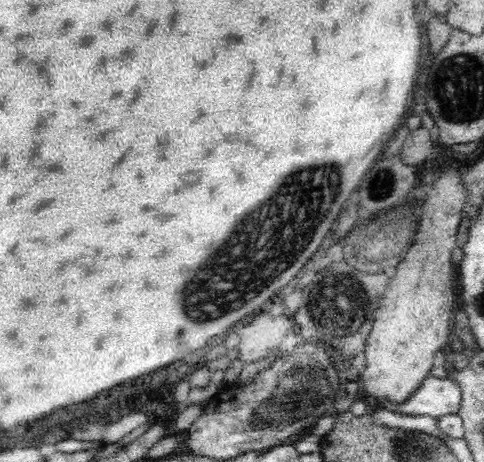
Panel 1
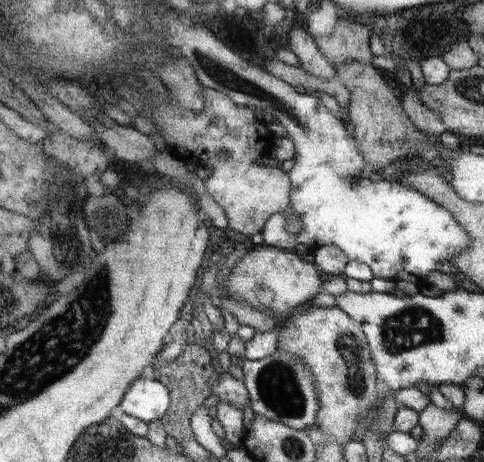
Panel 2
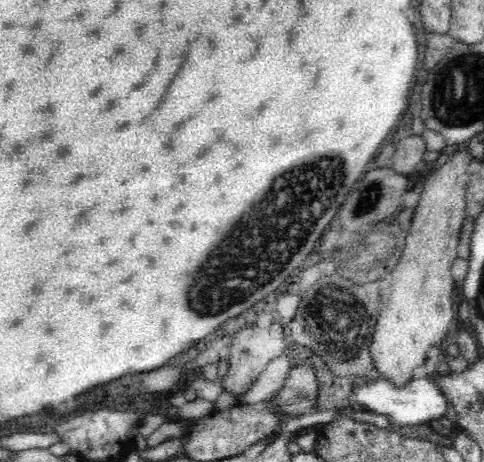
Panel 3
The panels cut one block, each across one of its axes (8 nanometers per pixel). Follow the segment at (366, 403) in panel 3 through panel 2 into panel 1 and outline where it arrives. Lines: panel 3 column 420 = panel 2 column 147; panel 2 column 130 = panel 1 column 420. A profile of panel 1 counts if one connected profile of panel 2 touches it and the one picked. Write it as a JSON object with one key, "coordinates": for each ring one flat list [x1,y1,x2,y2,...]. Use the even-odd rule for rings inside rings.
{"coordinates":[[430,376,402,406,392,406,392,402,380,402,380,408,398,414,432,416,438,420,446,414,458,414,460,404,462,404,462,390,456,380]]}

